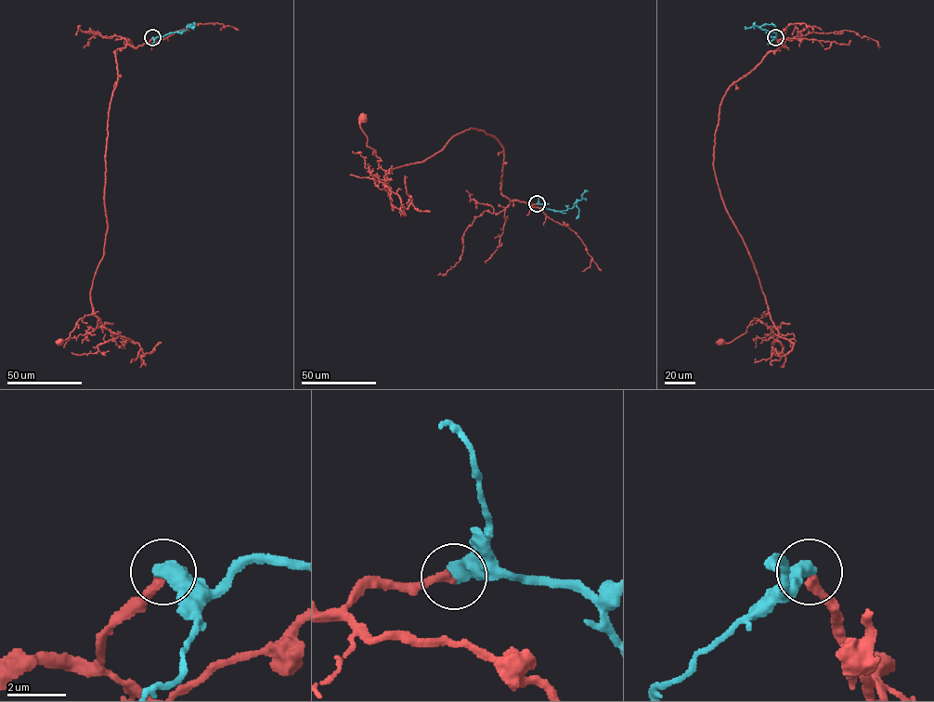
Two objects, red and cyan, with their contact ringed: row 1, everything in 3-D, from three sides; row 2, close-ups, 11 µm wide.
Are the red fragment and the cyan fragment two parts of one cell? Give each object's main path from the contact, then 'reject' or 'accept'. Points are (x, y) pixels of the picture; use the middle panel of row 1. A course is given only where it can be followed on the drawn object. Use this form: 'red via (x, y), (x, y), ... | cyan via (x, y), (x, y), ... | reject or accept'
red via (537, 203), (501, 194), (502, 148), (483, 130), (456, 135), (432, 156), (385, 175), (367, 146), (362, 119) | cyan via (537, 203), (555, 211), (566, 211), (588, 191) | accept

